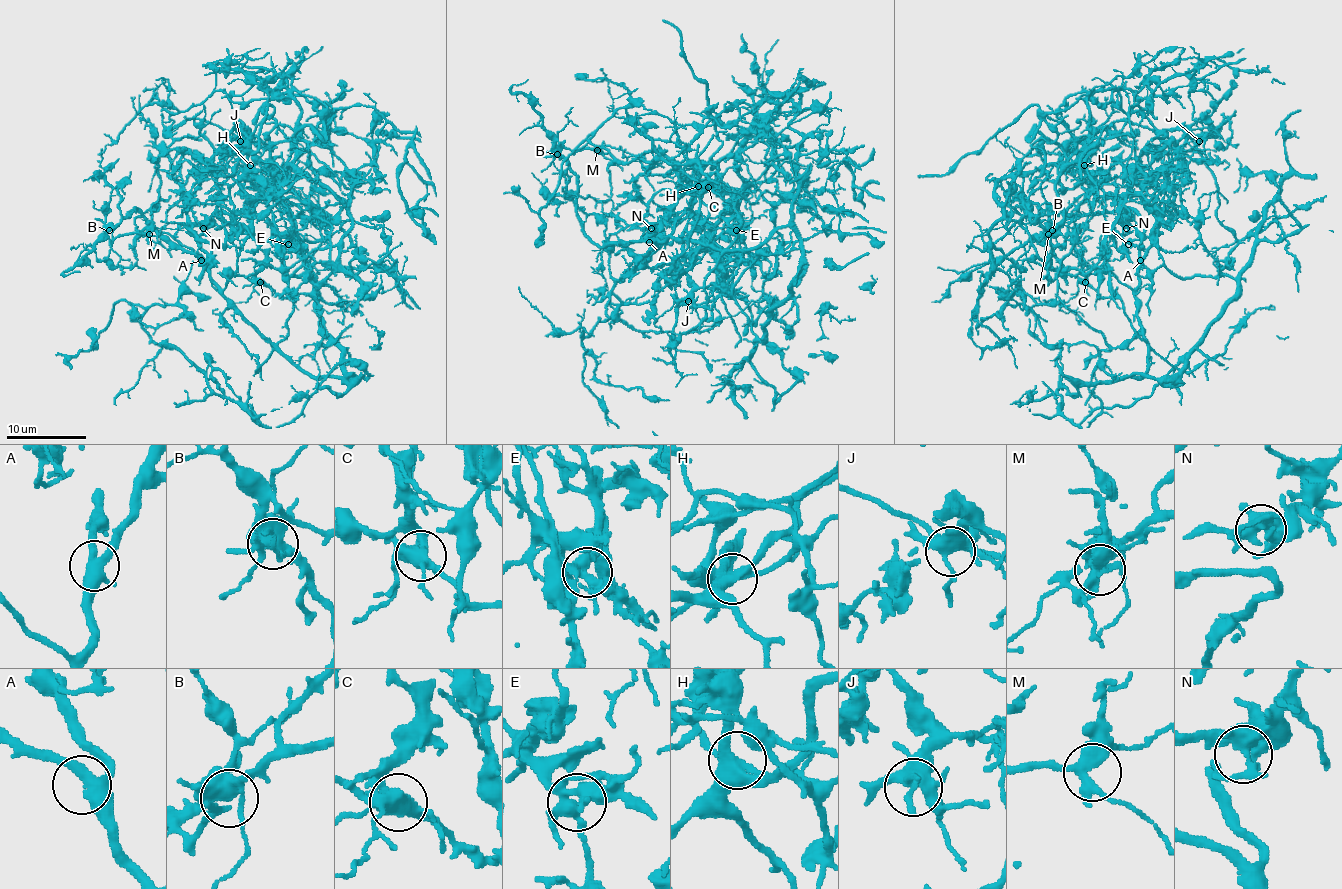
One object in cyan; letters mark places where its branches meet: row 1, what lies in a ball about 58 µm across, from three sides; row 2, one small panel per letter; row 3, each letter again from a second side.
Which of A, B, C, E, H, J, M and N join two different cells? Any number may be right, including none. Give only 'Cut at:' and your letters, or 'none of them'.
Cut at: C, H

